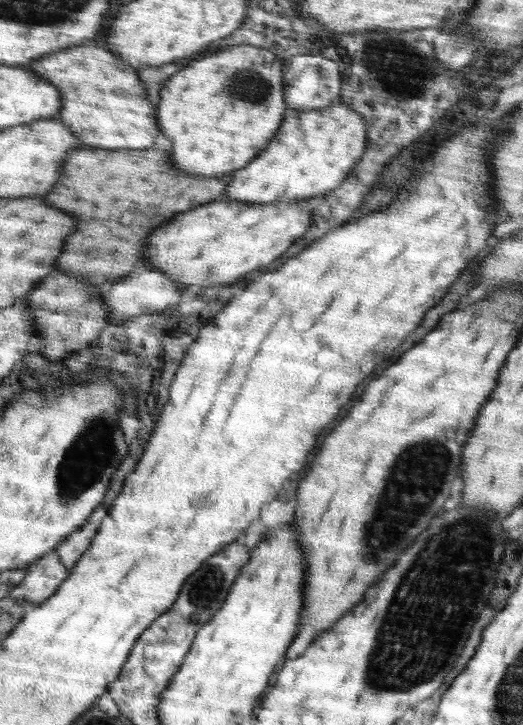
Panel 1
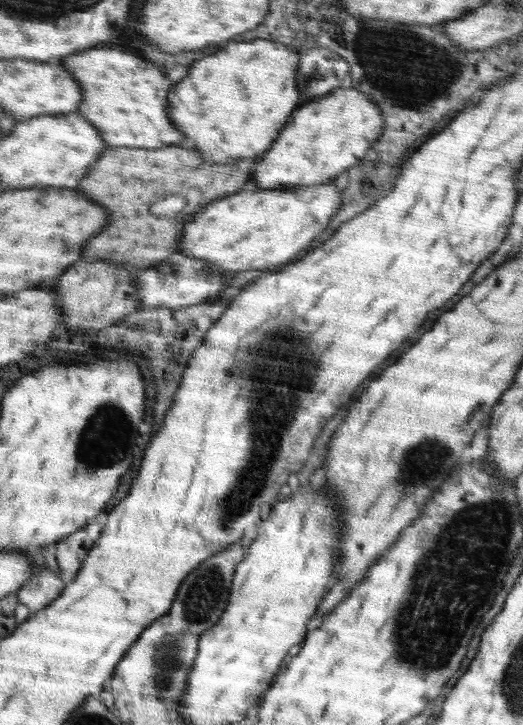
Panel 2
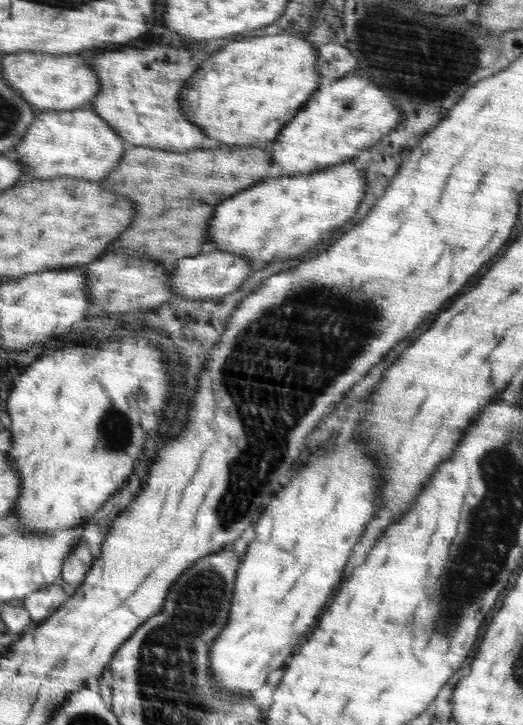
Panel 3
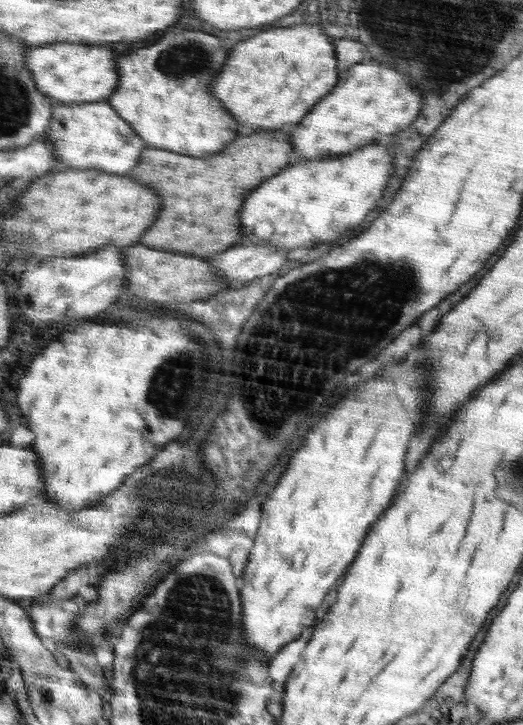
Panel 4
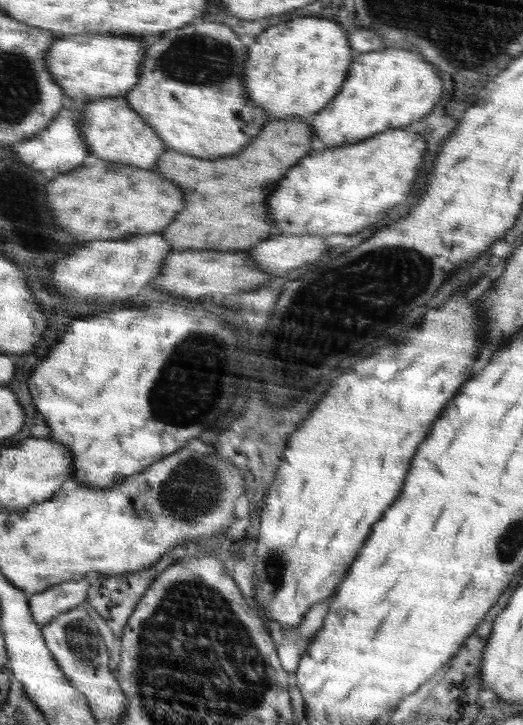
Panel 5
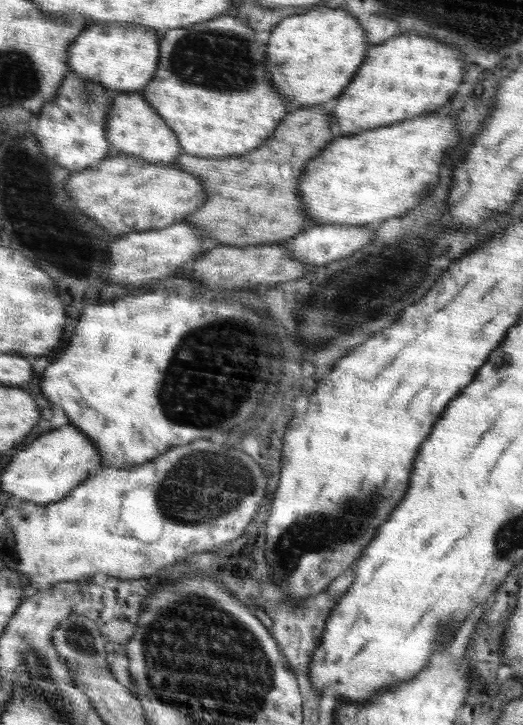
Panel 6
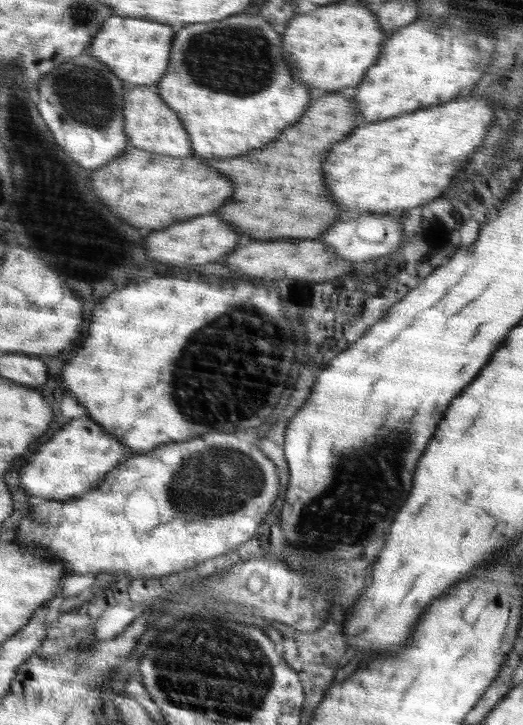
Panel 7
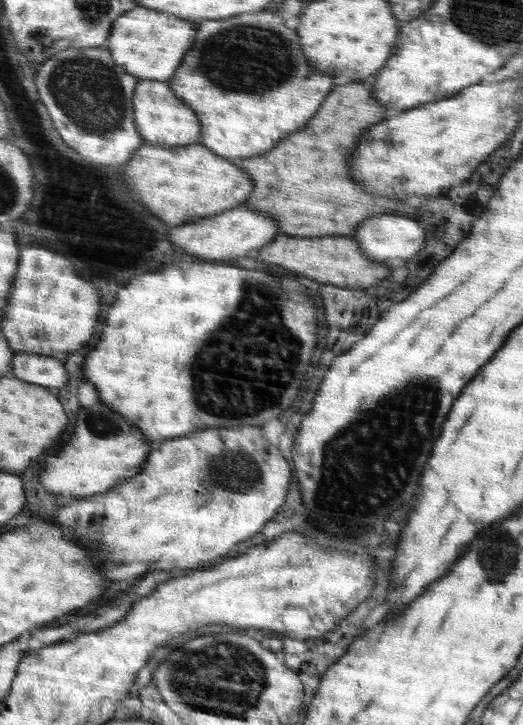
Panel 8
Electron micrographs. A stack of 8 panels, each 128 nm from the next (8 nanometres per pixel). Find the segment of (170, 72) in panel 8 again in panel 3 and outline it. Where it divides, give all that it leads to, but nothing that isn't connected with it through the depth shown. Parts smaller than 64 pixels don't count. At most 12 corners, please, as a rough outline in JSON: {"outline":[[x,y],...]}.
{"outline":[[8,53],[2,70],[39,112],[80,109],[101,92],[77,53]]}

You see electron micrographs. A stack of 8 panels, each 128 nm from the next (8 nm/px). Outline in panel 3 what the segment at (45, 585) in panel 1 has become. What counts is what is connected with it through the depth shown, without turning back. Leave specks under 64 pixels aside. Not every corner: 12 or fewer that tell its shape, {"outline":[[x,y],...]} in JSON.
{"outline":[[56,582],[23,599],[32,622],[56,612],[69,595]]}

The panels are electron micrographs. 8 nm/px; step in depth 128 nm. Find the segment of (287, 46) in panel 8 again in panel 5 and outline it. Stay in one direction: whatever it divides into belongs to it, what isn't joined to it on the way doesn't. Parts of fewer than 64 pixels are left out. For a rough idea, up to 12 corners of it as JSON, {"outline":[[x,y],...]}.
{"outline":[[202,22],[148,41],[124,97],[169,149],[238,154],[268,114],[248,46]]}

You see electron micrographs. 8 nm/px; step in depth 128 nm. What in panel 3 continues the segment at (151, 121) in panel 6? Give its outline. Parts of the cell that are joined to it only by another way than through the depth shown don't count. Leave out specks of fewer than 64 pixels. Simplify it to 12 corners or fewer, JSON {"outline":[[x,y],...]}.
{"outline":[[88,105],[46,110],[10,154],[29,179],[102,180],[127,148]]}

